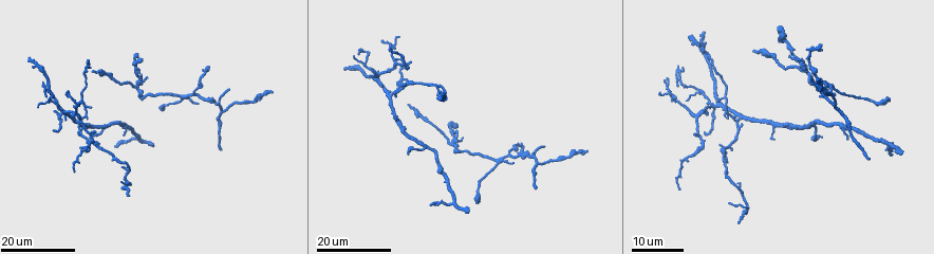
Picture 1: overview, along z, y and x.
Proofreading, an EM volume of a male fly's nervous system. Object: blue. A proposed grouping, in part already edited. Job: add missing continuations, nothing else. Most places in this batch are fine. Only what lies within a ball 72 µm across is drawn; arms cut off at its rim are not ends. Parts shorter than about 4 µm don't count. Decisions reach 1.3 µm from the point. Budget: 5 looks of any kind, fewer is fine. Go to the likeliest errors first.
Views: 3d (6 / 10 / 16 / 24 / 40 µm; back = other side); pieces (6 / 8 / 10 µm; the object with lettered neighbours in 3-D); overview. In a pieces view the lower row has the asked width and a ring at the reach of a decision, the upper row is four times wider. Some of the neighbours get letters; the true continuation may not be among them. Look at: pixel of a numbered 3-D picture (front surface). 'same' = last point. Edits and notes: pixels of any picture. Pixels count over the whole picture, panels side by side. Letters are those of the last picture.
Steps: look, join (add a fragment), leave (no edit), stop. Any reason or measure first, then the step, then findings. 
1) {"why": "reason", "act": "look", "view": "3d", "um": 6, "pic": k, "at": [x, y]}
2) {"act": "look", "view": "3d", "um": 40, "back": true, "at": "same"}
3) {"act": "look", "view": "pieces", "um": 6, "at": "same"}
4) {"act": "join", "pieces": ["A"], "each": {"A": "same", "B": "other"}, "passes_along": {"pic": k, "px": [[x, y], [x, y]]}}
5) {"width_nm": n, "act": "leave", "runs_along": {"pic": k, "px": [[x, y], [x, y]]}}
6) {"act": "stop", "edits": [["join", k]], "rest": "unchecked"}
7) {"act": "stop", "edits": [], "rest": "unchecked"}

{"why": "an open end", "act": "look", "view": "3d", "um": 16, "pic": 1, "at": [811, 76]}

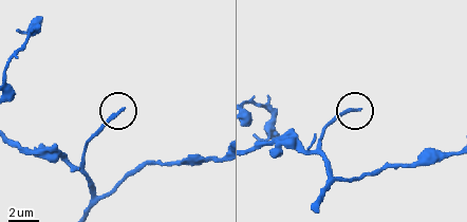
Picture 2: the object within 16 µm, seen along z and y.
{"act": "look", "view": "pieces", "um": 6, "pic": 2, "at": [122, 109]}

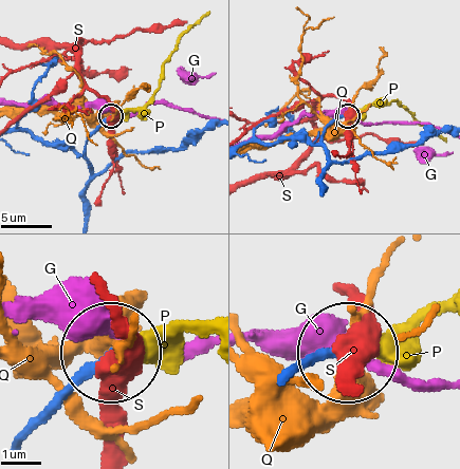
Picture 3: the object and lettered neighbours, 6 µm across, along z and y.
{"act": "join", "pieces": ["P"], "each": {"G": "other", "P": "same", "Q": "other", "S": "other"}, "passes_along": {"pic": 3, "px": [[305, 368], [396, 344], [446, 311]]}, "found": "it goes on there"}

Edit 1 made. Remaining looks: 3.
{"act": "look", "view": "overview"}

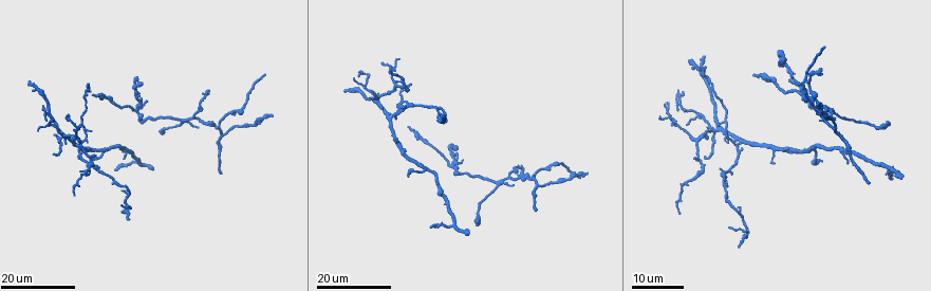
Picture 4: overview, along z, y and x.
{"why": "an open end", "act": "look", "view": "3d", "um": 16, "pic": 4, "at": [688, 59]}

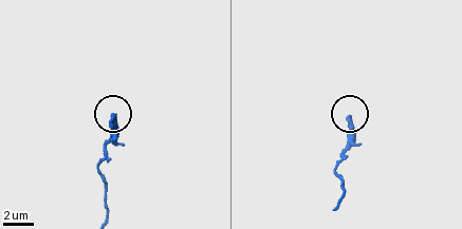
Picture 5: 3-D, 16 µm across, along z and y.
{"act": "look", "view": "pieces", "um": 8, "pic": 5, "at": [112, 118]}

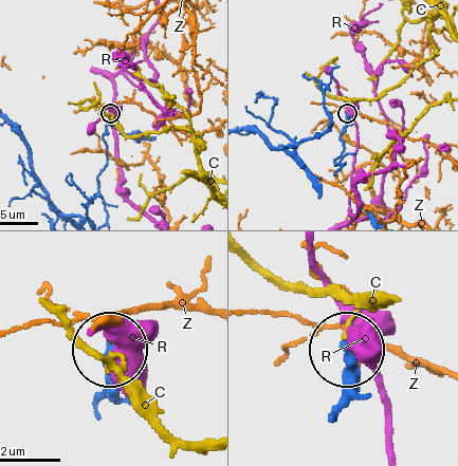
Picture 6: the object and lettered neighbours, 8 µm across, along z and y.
{"act": "leave", "each": {"C": "other", "R": "other", "Z": "other"}, "found": "no lettered fragment goes on from it"}

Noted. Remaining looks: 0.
{"act": "stop", "edits": [["join", 3]], "rest": "unchecked"}

